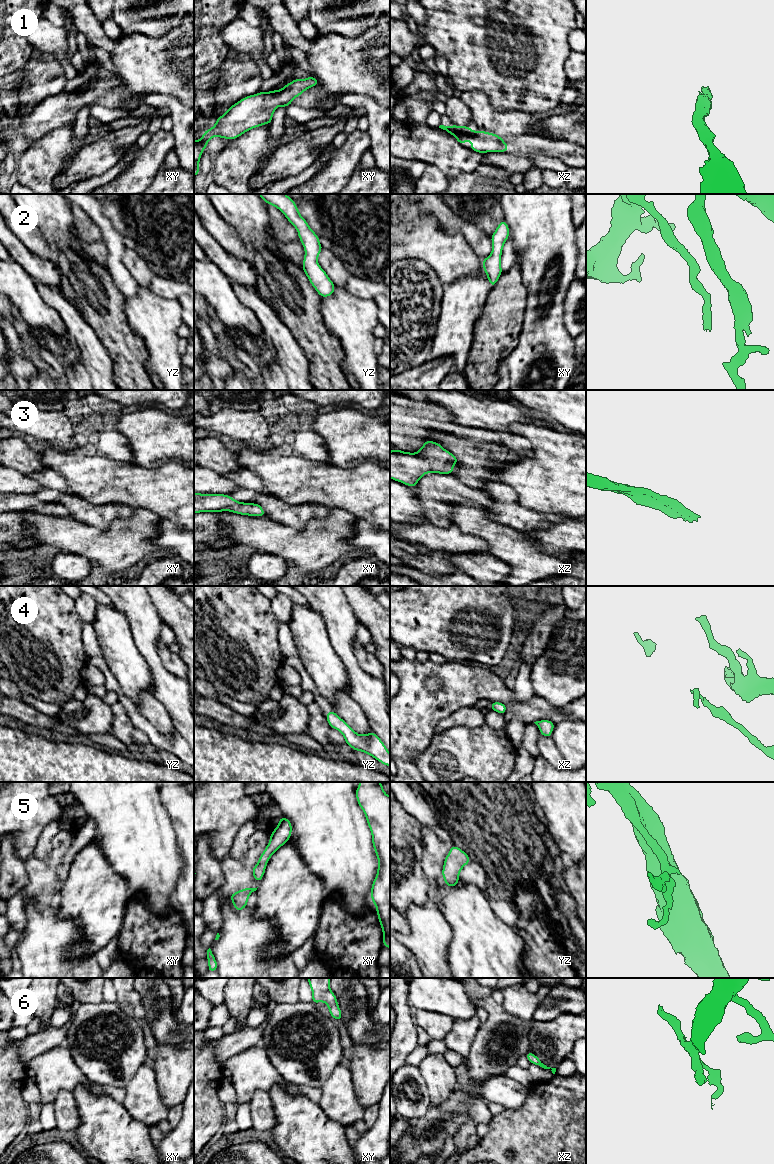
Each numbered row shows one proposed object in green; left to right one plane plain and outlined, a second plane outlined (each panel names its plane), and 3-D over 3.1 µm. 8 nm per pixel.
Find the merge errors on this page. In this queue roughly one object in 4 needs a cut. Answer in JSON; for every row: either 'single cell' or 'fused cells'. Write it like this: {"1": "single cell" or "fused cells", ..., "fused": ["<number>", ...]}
{"1": "single cell", "2": "single cell", "3": "single cell", "4": "single cell", "5": "single cell", "6": "single cell", "fused": []}

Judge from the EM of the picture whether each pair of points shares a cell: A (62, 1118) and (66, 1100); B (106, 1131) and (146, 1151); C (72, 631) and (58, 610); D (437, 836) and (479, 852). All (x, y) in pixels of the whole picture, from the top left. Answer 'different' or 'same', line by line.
A: same
B: same
C: same
D: different

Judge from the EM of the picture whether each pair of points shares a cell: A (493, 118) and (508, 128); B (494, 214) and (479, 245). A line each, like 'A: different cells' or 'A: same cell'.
A: same cell
B: different cells

